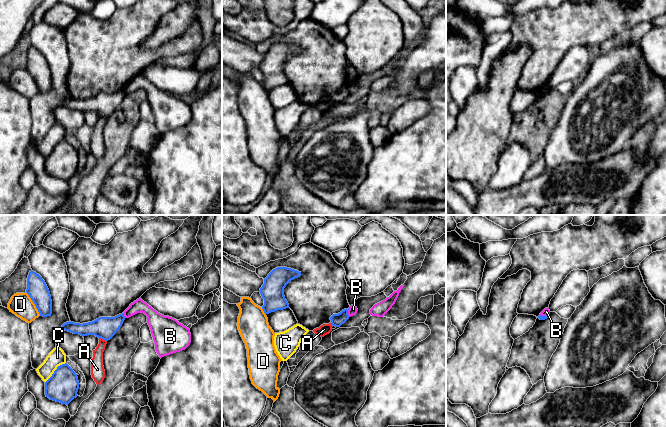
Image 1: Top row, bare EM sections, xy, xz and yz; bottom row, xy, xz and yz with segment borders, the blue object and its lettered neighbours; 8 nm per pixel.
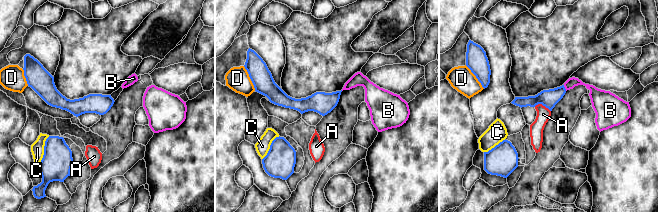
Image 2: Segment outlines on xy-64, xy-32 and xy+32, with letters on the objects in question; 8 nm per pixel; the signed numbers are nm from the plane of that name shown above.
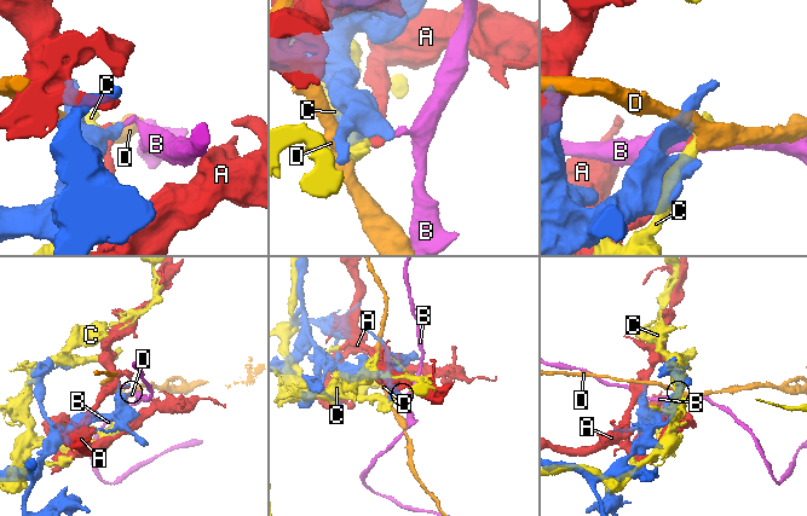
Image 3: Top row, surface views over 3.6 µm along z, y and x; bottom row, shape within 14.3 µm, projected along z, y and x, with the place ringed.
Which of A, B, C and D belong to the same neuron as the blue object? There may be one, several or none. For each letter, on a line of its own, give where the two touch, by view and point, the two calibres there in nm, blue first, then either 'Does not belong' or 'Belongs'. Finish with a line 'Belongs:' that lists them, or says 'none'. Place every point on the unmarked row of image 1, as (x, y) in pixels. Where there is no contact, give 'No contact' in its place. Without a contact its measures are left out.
A: Touches blue at xy (103, 115). Thickness 180 nm (blue) against 110 nm. Does not belong
B: Touches blue at xz (347, 88). Thickness 100 nm (blue) against 70 nm. Does not belong
C: Touches blue at xy (54, 147). Thickness 240 nm (blue) against 140 nm. Does not belong
D: Touches blue at xy (34, 79). Thickness 160 nm (blue) against 190 nm. Does not belong
Belongs: none

